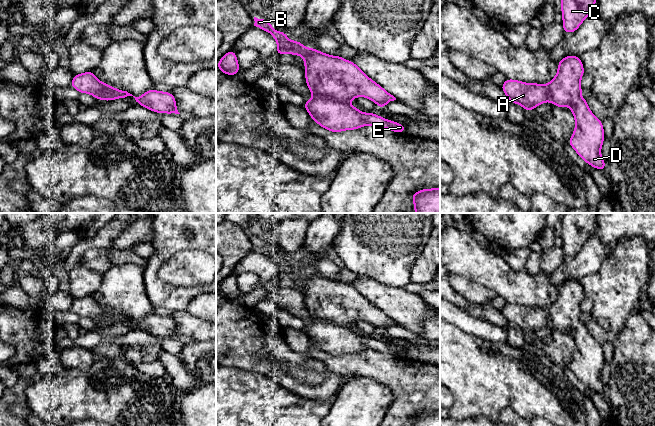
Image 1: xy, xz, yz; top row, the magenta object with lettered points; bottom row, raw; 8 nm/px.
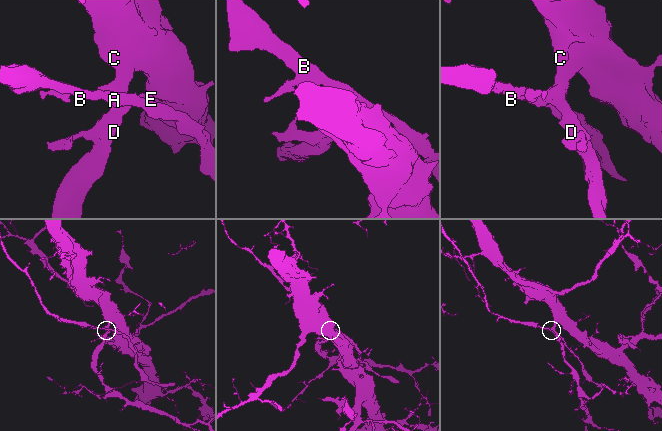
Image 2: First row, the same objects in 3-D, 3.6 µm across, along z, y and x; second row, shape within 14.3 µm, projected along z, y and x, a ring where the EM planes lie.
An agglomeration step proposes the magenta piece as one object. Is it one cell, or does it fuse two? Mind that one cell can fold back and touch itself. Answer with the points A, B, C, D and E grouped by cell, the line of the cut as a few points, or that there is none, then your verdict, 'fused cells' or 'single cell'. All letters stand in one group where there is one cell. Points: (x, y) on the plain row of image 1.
groups A B / C D E; cut xz (313, 317), (346, 326); fused cells

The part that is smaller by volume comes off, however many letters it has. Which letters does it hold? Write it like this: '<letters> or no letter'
A, B

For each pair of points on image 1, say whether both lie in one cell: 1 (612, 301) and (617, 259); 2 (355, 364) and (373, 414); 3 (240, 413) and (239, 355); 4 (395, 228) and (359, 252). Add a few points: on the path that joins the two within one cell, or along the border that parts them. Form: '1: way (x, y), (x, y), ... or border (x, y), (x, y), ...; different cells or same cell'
1: way (615, 291), (617, 287), (617, 269); same cell
2: border (347, 377), (367, 376), (381, 384); different cells
3: border (226, 366), (251, 370), (262, 375); different cells
4: way (386, 230), (368, 247); same cell

